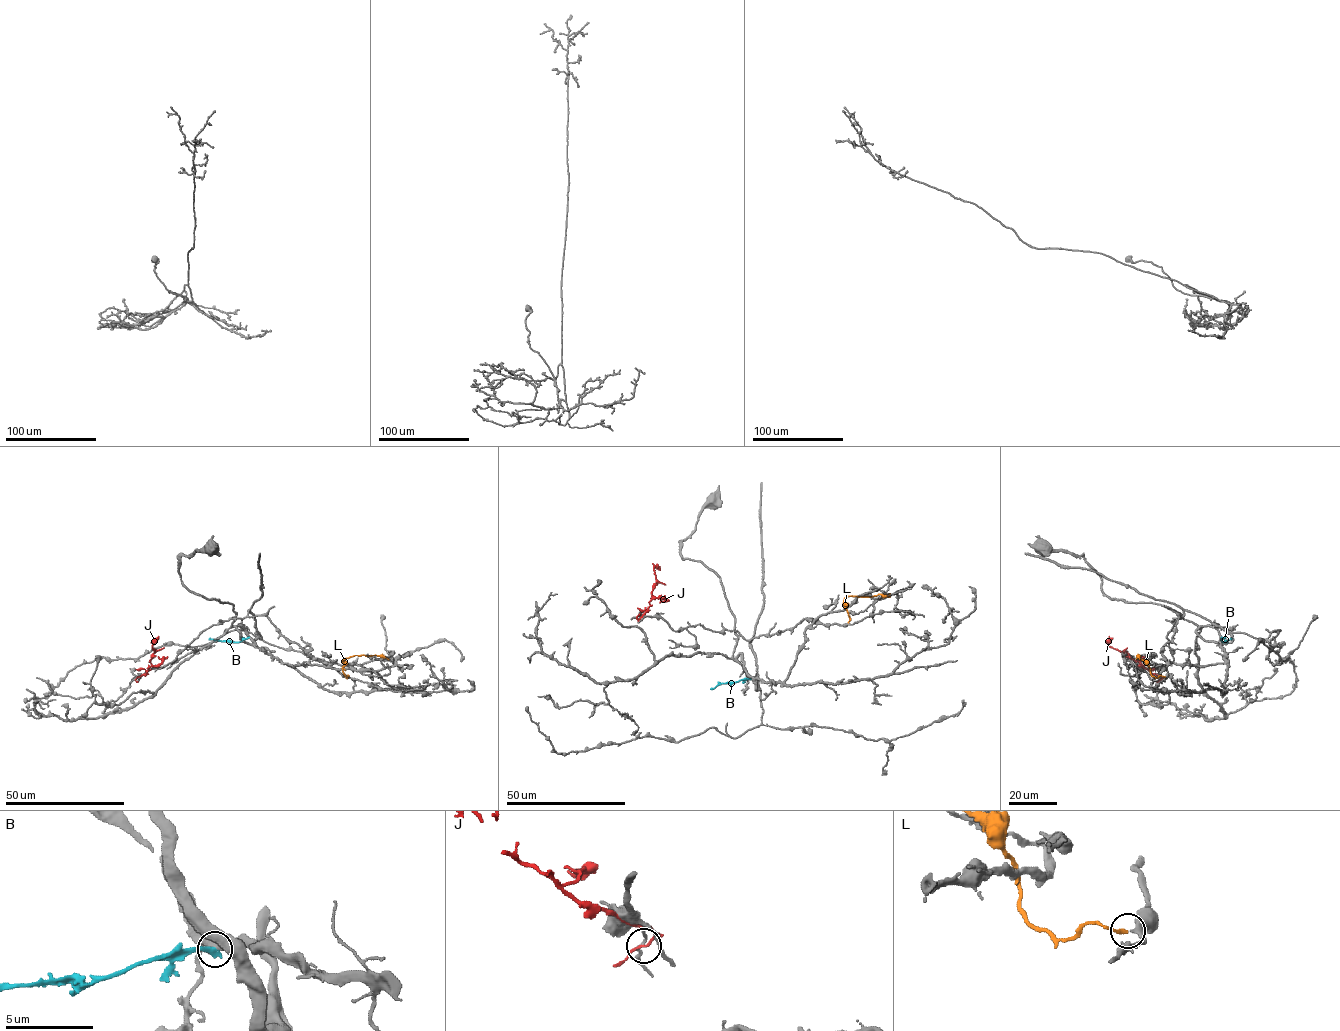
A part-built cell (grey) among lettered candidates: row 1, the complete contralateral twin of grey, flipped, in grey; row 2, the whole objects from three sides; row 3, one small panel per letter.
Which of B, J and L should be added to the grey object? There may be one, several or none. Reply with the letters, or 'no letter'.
L

